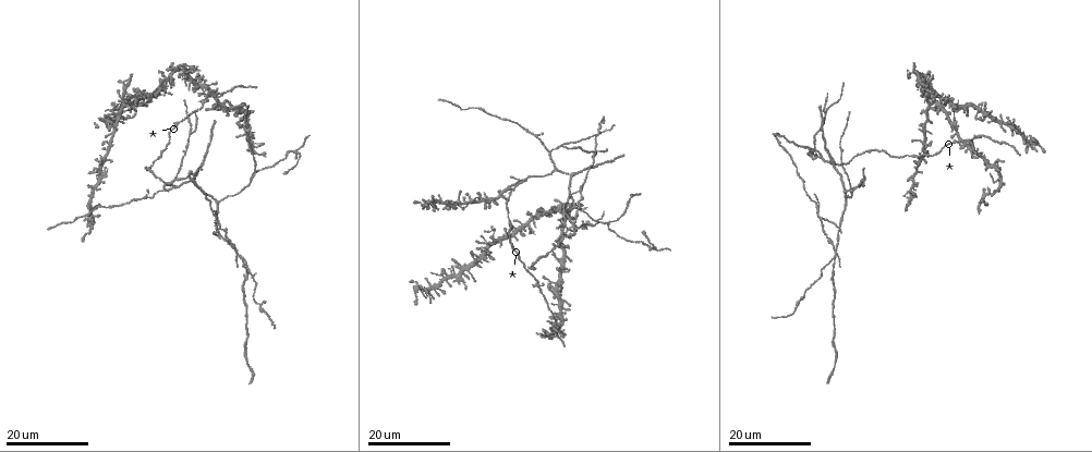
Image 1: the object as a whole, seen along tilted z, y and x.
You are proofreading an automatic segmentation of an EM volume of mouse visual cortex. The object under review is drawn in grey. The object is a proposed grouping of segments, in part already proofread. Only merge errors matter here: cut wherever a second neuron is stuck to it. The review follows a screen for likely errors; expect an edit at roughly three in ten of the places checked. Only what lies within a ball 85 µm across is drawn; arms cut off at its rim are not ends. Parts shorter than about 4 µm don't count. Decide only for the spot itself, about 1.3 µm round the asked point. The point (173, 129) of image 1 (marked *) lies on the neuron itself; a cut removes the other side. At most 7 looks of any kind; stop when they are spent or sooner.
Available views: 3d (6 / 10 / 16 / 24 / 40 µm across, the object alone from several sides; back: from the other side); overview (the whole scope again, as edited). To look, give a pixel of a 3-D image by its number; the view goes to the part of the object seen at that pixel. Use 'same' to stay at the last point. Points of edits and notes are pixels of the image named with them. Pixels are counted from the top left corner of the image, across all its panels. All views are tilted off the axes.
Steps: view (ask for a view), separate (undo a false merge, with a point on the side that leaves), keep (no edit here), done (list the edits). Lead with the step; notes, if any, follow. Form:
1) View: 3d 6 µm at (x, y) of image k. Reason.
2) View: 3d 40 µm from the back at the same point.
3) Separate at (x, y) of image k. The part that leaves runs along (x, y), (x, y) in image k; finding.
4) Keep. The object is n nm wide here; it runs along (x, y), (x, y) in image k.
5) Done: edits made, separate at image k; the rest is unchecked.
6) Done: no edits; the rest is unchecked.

View: 3d 16 µm at (540, 287) of image 1. Looks like a crossing.

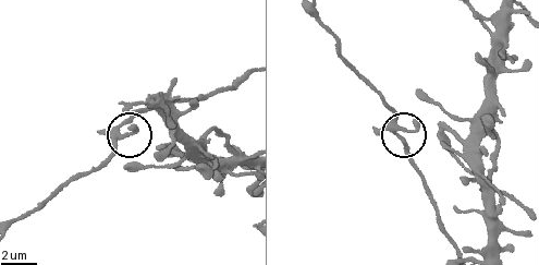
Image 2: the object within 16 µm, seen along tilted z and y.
View: 3d 10 µm at (398, 127) of image 2.

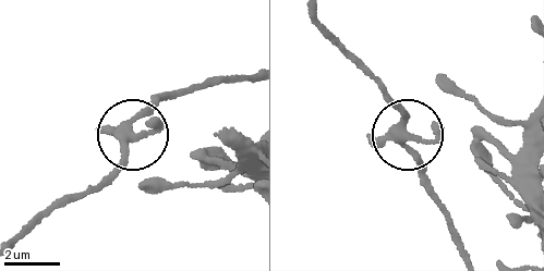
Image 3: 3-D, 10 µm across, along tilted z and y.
Keep. 4 arms meet here; it runs along (19, 233), (120, 163), (128, 134), (160, 94) in image 3; one neuron here.

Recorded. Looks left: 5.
View: 3d 24 µm at (1001, 180) of image 1. Four or more arms meet.

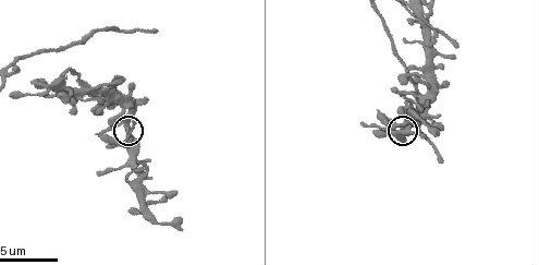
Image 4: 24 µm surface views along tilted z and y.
View: 3d 10 µm at (128, 127) of image 4.

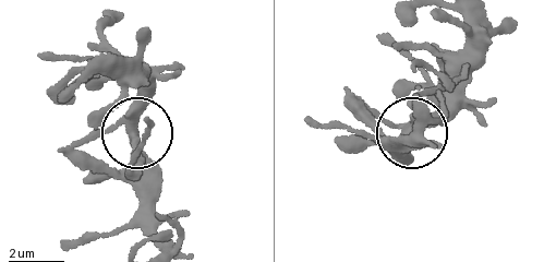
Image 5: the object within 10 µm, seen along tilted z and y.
Keep. 4 arms meet here; continuous, no second neuron.

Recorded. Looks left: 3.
View: 3d 24 µm at (908, 157) of image 1. Sudden change in width.

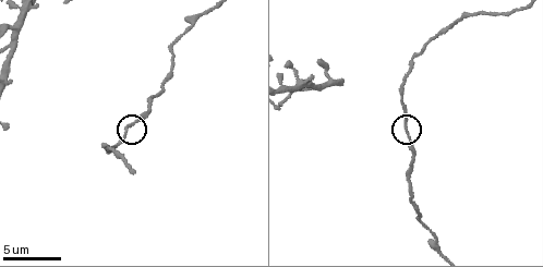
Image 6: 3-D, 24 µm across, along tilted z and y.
View: 3d 10 µm at (409, 136) of image 6. Zoom in.

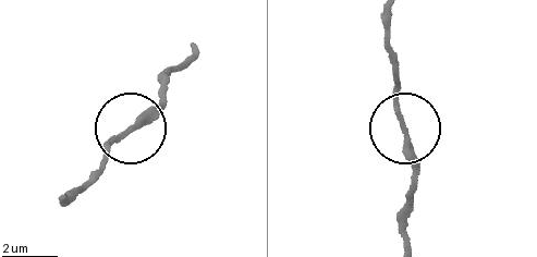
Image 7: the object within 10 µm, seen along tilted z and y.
View: 3d 10 µm from the back at (401, 122) of image 7.

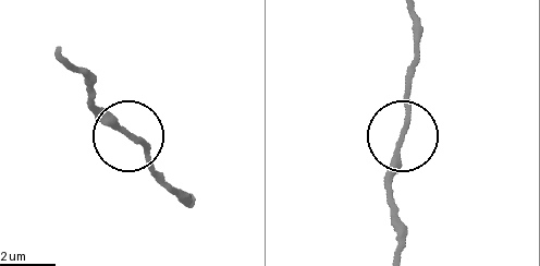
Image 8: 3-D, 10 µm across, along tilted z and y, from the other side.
Keep. All the same neuron.

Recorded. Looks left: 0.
Done: no edits; the rest is unchecked.

